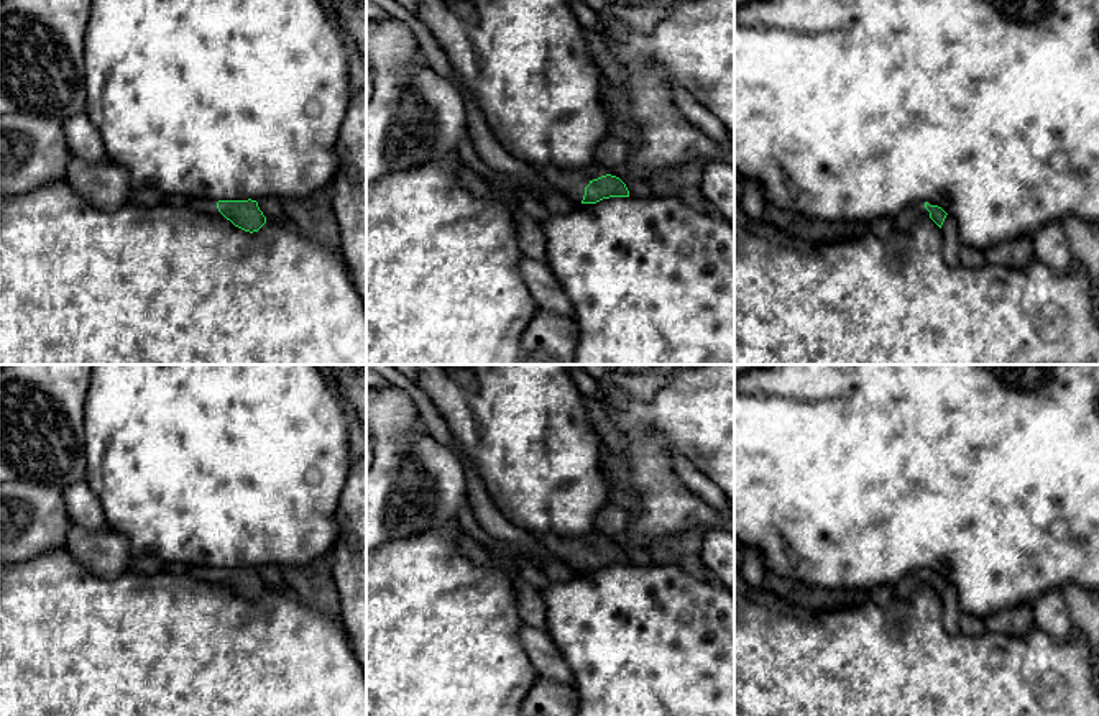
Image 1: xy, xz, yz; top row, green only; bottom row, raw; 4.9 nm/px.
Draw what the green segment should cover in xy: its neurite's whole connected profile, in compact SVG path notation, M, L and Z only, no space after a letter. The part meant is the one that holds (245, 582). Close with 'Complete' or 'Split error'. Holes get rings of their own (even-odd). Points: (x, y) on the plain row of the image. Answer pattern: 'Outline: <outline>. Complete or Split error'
Outline: M189 567L189 578L204 581L207 585L220 585L230 588L235 594L245 599L258 599L266 585L258 575L256 568L212 568L212 567Z. Split error

